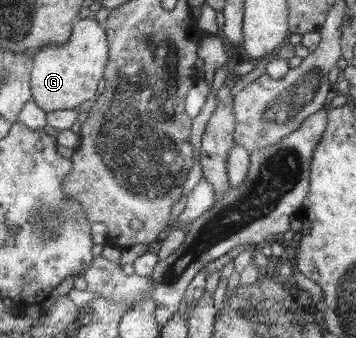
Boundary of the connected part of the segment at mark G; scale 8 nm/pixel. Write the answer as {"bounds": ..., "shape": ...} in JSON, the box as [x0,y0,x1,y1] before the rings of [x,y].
{"bounds":[31,19,106,113],"shape":[[[79,19],[69,42],[62,45],[46,45],[34,56],[31,69],[33,100],[47,113],[59,110],[85,108],[94,99],[94,92],[102,78],[106,64],[106,36],[96,20]]]}

